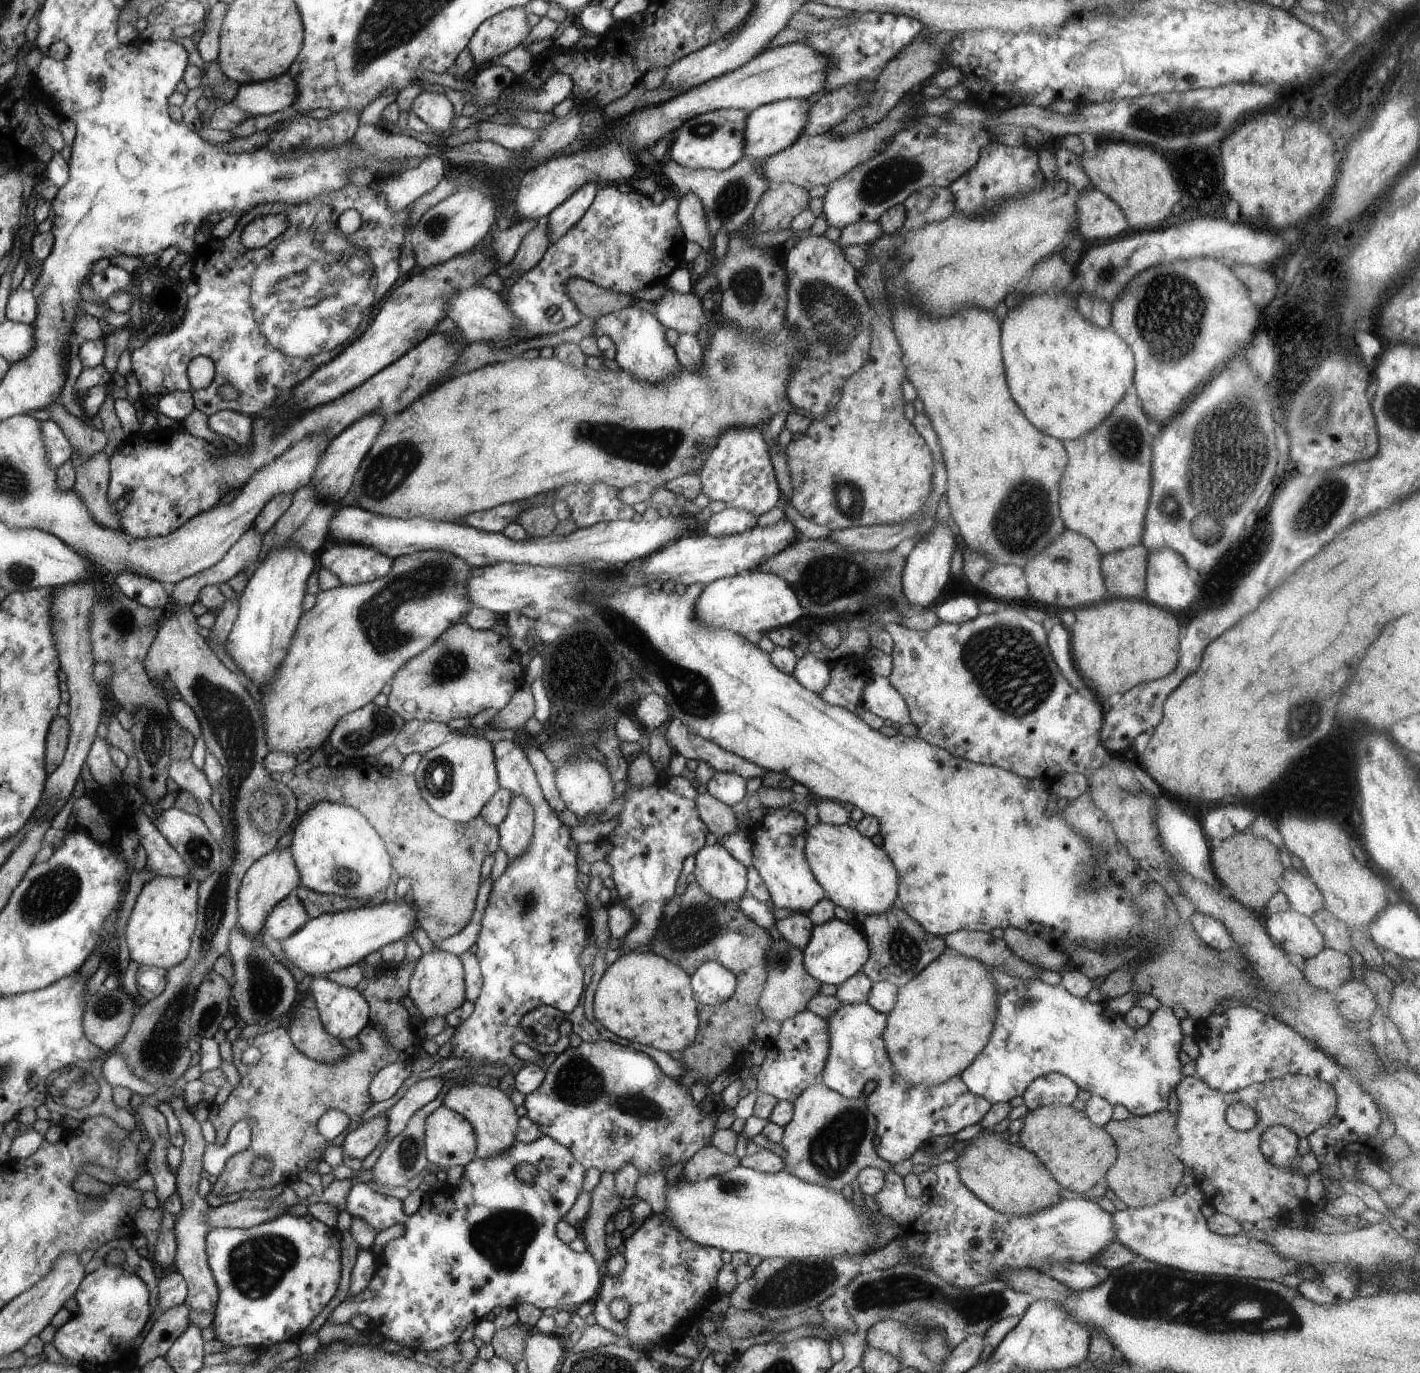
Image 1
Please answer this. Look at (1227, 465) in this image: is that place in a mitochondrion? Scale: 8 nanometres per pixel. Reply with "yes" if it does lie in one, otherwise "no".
yes

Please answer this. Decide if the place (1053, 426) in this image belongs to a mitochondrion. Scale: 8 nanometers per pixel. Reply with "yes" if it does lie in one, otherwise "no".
no

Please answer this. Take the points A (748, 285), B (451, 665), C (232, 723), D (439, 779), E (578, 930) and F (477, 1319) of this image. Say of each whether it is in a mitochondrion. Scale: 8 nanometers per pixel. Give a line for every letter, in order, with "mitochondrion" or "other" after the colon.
A: mitochondrion
B: mitochondrion
C: mitochondrion
D: mitochondrion
E: other
F: other

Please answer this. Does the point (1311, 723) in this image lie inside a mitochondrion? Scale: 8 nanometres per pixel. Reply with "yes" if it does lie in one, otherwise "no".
yes

